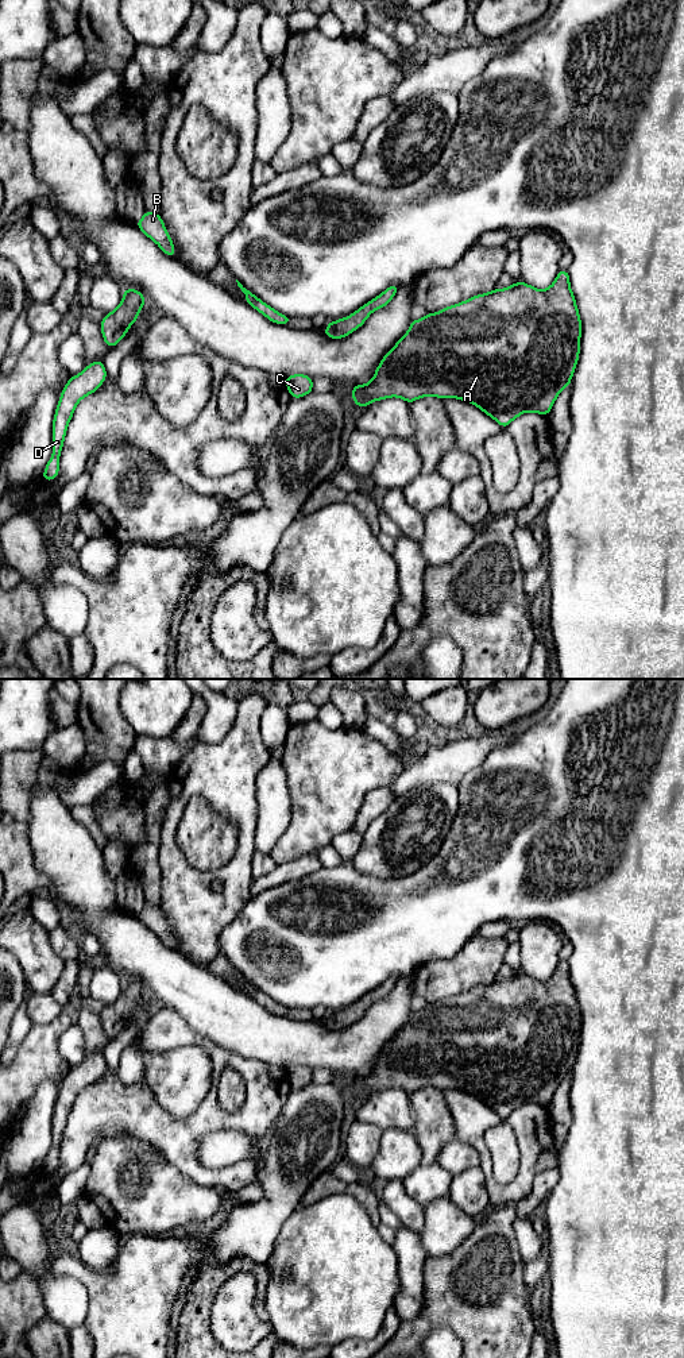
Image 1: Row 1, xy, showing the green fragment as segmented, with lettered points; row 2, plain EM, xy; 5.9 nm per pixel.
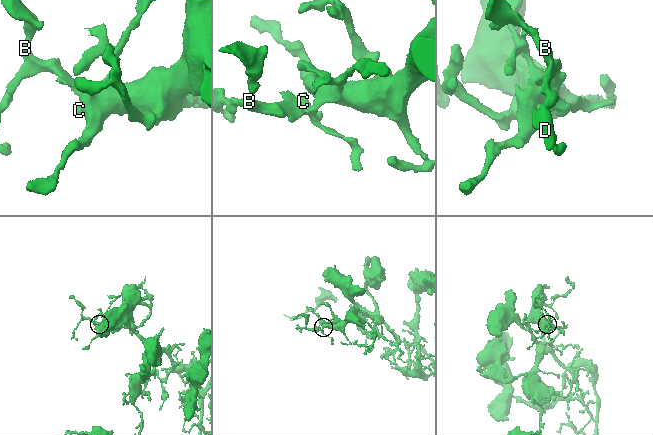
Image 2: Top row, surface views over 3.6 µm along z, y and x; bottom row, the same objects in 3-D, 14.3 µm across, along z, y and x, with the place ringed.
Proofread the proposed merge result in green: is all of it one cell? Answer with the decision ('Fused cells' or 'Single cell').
Single cell

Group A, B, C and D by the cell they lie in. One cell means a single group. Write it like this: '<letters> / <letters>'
A B C D

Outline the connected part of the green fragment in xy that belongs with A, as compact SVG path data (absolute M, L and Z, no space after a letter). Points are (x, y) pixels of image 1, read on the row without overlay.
M559 961L554 973L545 981L523 972L513 973L510 979L476 985L437 1004L411 1011L409 1022L382 1049L374 1069L367 1076L351 1079L352 1089L359 1099L390 1088L399 1088L409 1095L429 1087L441 1091L459 1089L474 1095L507 1119L525 1103L549 1106L560 1083L571 1076L580 1045L580 1027L581 1012L568 961Z

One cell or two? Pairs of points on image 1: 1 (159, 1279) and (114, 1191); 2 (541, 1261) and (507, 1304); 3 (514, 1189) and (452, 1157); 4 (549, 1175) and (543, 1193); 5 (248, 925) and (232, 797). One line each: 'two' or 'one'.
1: two
2: two
3: two
4: one
5: two

